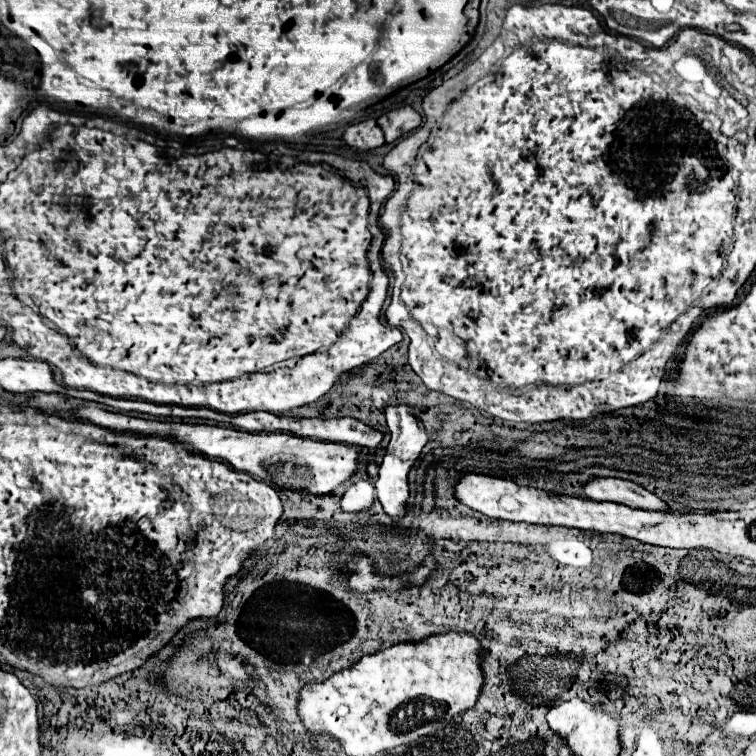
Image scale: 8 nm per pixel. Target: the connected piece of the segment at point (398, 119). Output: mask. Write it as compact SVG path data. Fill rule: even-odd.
M398 106L398 108L392 108L388 112L384 112L380 118L378 118L382 130L384 130L384 136L386 136L386 142L394 142L396 138L408 134L410 130L418 128L420 122L422 122L422 116L412 108L412 106Z

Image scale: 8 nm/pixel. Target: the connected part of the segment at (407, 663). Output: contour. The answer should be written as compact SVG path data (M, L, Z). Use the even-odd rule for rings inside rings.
M442 632L428 636L418 642L398 642L386 650L378 650L376 654L366 654L348 668L332 674L322 682L308 682L300 690L298 698L298 716L306 728L310 738L320 734L332 736L346 754L378 754L384 750L392 750L400 744L410 744L422 736L444 730L456 716L464 710L474 708L482 688L484 688L484 650L480 640L470 632ZM414 702L412 724L408 722L408 730L396 732L390 728L390 716L400 704Z

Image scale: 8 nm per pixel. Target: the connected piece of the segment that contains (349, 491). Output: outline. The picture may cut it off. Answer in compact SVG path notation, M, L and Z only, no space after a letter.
M354 480L346 486L346 492L340 500L342 510L346 512L362 512L368 510L376 498L374 486L368 480Z

